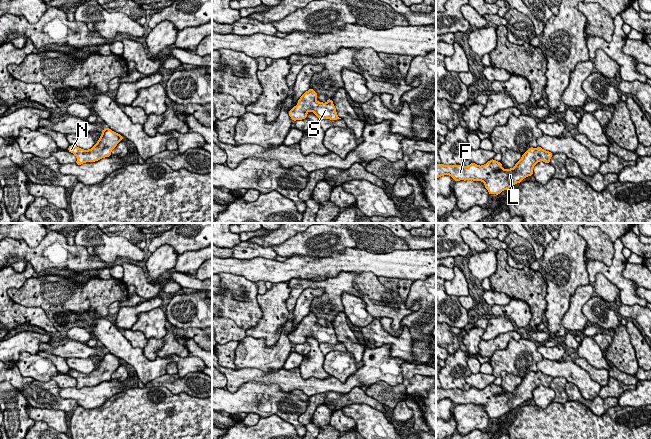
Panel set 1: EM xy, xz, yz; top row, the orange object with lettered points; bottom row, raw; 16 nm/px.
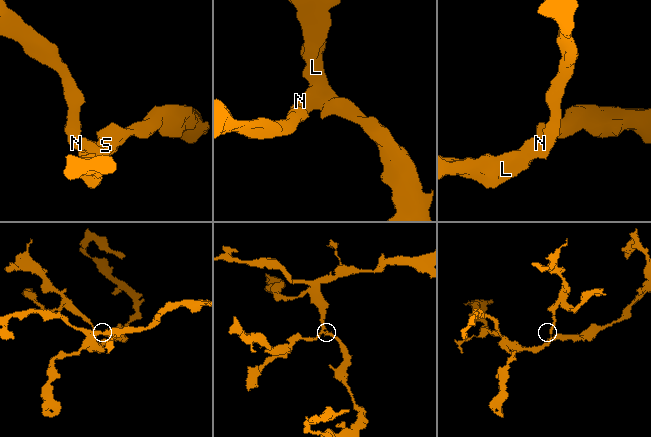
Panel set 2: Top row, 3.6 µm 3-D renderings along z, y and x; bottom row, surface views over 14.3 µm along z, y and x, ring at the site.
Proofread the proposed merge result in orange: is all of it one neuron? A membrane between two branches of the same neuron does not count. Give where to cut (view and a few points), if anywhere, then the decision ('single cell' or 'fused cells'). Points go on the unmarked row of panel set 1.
no cut | single cell

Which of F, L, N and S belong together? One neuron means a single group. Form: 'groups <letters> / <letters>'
groups F L N S

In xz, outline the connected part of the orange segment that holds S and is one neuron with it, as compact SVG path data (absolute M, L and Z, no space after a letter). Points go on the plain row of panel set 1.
M313 313L306 315L298 324L298 328L289 335L289 340L293 345L302 344L307 341L309 335L313 336L319 343L337 344L336 332L331 323L326 327L316 324L317 317Z

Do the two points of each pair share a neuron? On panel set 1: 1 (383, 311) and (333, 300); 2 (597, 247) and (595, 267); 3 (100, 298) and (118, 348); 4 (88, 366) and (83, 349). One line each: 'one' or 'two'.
1: one
2: two
3: two
4: two

